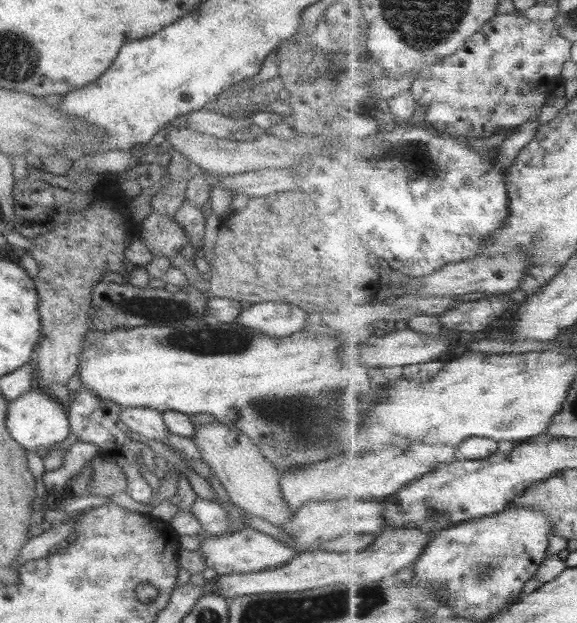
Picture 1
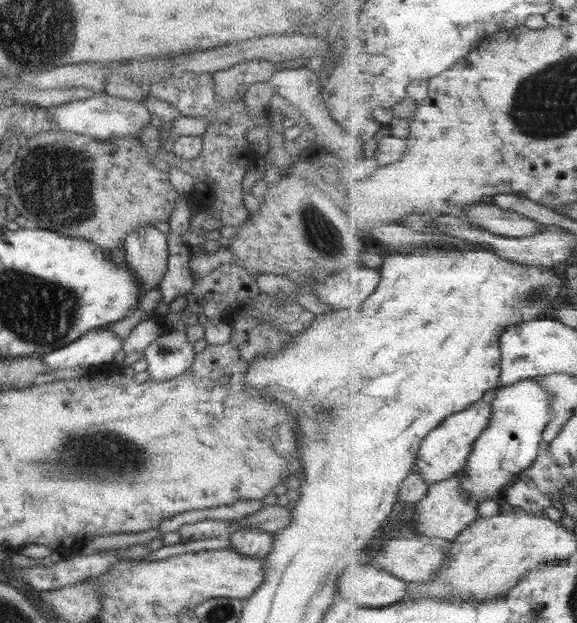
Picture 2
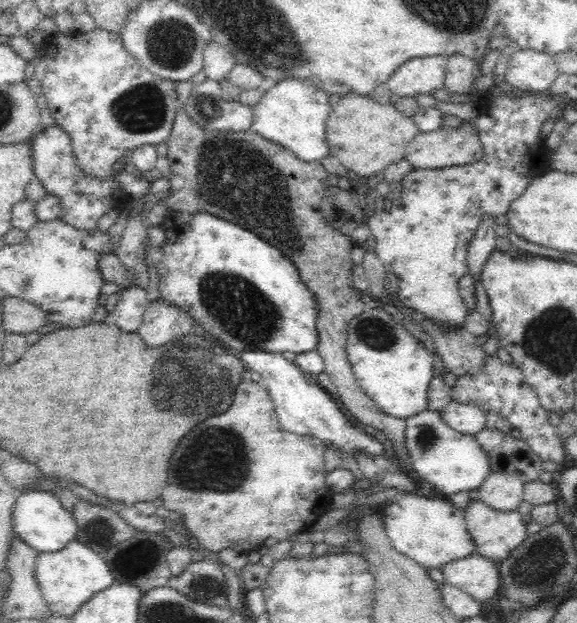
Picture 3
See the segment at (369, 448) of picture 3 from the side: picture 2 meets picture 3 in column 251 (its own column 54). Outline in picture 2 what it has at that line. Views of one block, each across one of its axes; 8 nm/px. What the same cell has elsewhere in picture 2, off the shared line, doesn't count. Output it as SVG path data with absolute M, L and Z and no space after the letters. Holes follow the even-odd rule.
M107 326L106 329L93 329L79 336L63 348L39 355L51 372L63 368L90 367L111 362L115 352L121 350L123 339L117 337Z

